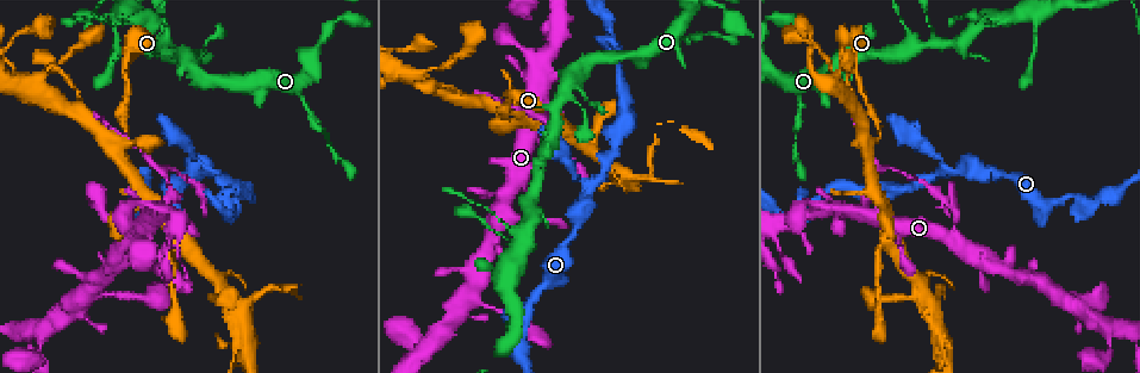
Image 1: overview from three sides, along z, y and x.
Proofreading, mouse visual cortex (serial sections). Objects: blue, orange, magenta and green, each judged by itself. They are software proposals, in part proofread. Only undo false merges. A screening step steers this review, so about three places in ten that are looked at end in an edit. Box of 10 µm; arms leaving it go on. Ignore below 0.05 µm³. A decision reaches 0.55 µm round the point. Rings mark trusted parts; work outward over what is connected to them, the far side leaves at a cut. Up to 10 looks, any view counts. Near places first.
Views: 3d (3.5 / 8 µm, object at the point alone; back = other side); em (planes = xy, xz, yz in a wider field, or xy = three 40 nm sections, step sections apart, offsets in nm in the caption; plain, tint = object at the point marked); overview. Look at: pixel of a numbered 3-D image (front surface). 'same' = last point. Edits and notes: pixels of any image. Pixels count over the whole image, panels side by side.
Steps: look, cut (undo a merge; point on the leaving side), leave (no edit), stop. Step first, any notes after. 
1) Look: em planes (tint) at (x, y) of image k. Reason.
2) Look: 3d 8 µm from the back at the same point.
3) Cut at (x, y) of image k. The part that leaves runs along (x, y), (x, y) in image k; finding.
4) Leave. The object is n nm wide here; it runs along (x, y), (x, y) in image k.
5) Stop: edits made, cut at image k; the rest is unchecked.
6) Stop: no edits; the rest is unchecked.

Look: em planes (tint) at (548, 118) of image 1. Sharp bend.

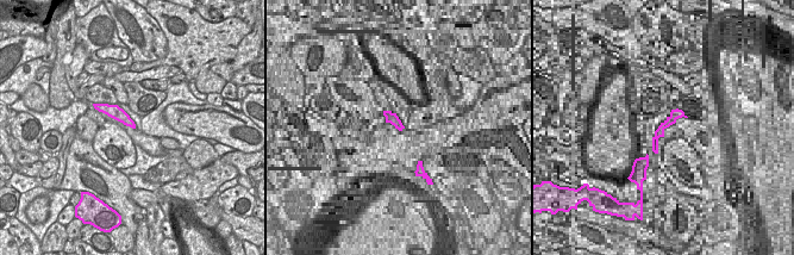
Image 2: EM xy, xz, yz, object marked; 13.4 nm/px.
Look: 3d 3.5 µm at the same point.

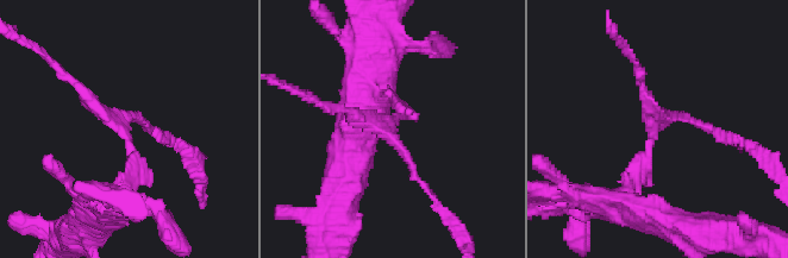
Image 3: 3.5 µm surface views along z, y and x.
Cut at (401, 150) of image 3. The part that leaves runs along (395, 120), (388, 133), (436, 202) in image 3; a second cell is stuck on.

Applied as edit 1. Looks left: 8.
Look: 3d 3.5 µm at (309, 113) of image 1. Thin neck.

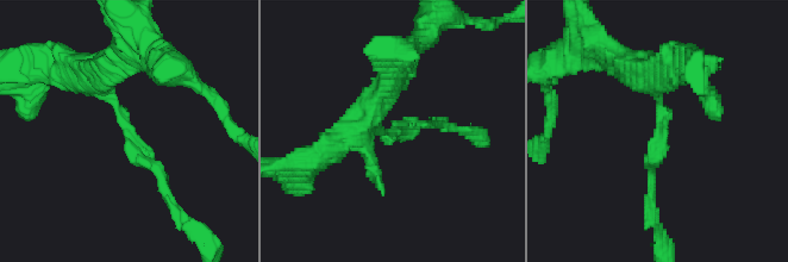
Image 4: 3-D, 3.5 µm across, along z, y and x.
Look: em planes (tint) at (127, 131) of image 4.

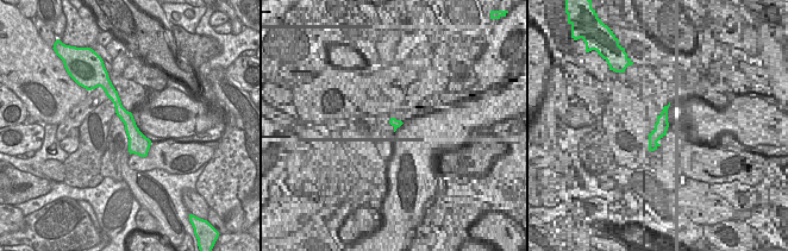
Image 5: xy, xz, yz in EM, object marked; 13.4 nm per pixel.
Leave. It runs along (108, 92), (127, 119), (143, 154) in image 5; one cell here.

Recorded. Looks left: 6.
Look: 3d 3.5 µm at (33, 88) of image 1. Four or more arms meet.

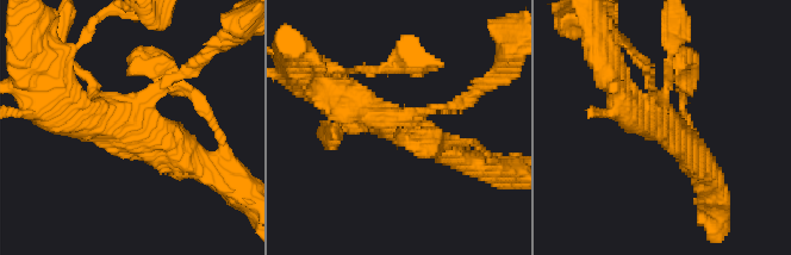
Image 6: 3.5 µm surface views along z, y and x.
Look: em xy step 2 (plain) at (399, 125) of image 6. 4 arms meet here; the arms are 150, 150, 350, 450 nm wide.

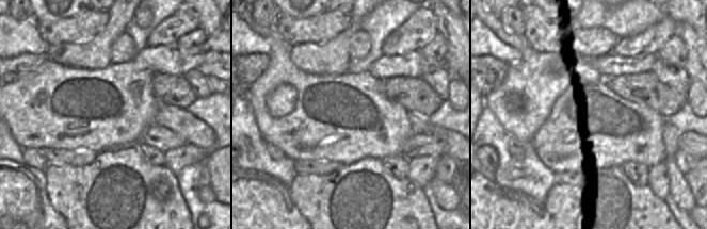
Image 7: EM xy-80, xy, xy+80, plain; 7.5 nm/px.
Look: em xy step 2 (tint) at the same point.

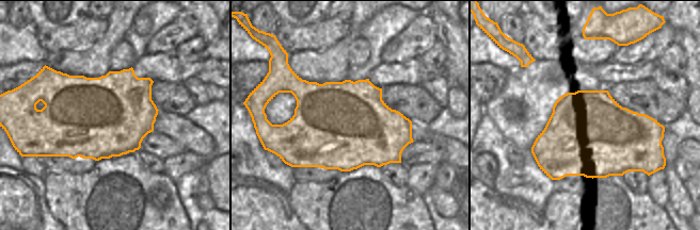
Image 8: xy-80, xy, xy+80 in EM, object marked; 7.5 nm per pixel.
Leave. It runs along (456, 157), (328, 91) in image 6; one cell here.

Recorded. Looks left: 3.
Look: 3d 3.5 µm at (209, 173) of image 1. Branch point.

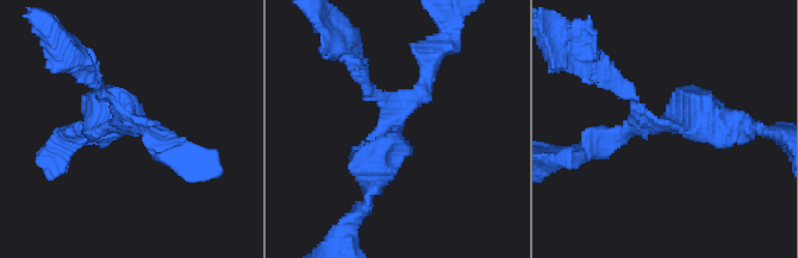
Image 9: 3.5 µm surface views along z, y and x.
Look: em xy step 2 (tint) at (130, 125) of image 9. 3 arms meet here; the arms are 150, 200, 450 nm wide; shape alone is not enough.

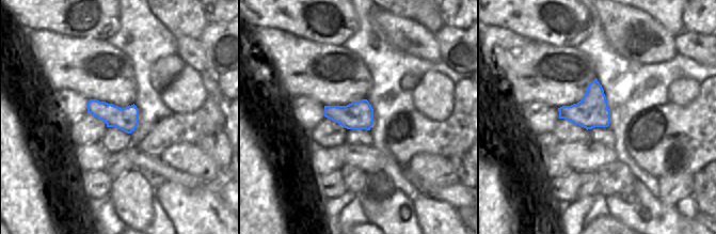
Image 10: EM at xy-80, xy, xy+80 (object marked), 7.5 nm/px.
Leave. It runs along (372, 181), (430, 54) in image 9; one cell here.

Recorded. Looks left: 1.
Stop: edits made, cut at image 3; the rest is unchecked.

